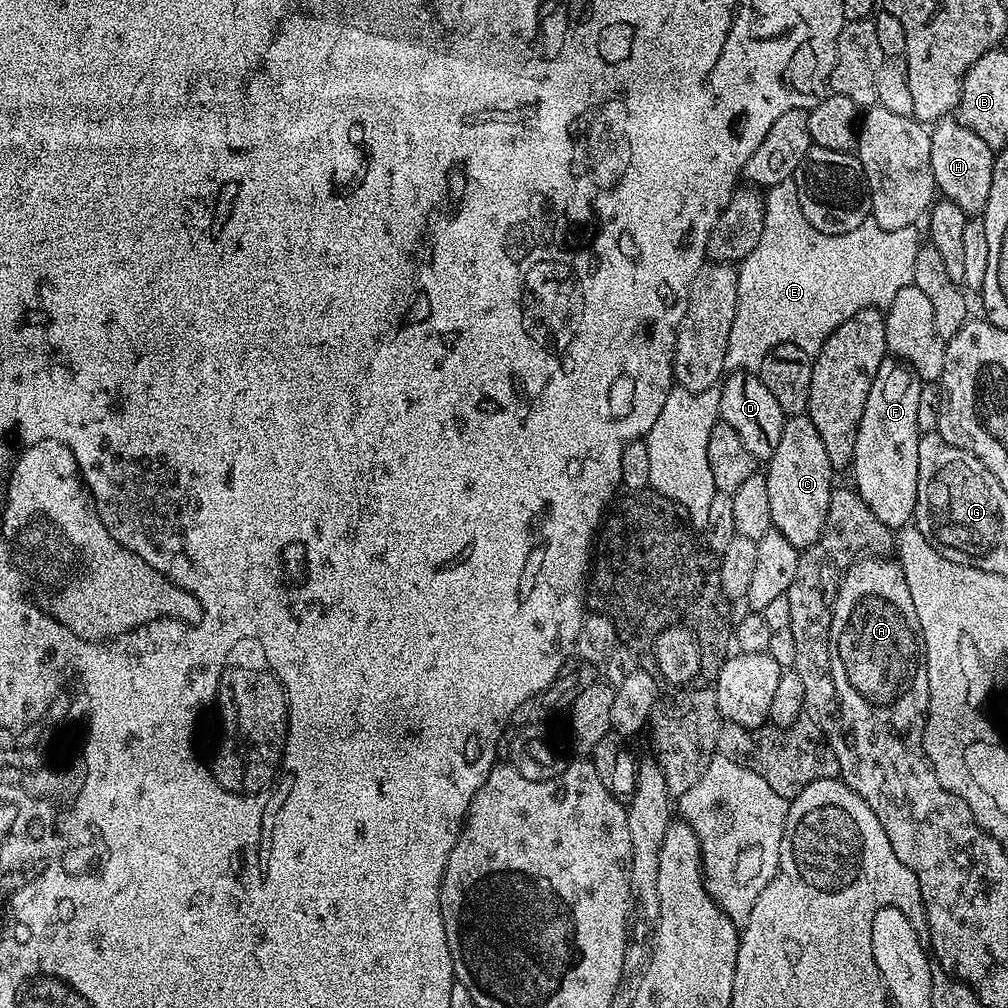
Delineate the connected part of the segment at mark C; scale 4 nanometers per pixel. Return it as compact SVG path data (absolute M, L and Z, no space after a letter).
M807 414L789 416L785 419L782 439L778 442L778 450L766 461L766 475L770 486L770 518L775 531L786 538L795 548L808 548L824 532L826 514L830 510L830 498L834 487L834 473L830 466L830 458L826 458L826 446L822 446L822 438L814 422L810 422Z

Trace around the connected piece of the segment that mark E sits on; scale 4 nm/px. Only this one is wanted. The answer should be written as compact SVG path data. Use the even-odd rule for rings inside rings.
M792 178L778 182L774 187L767 189L764 197L764 209L766 210L766 218L762 226L762 238L758 238L758 246L754 246L754 250L750 250L747 258L739 261L738 264L740 274L738 278L738 302L736 303L736 313L734 314L734 326L730 326L730 346L726 346L725 369L759 373L760 363L764 355L779 344L802 346L802 350L806 350L808 356L815 357L816 353L822 350L826 338L830 338L830 334L834 334L834 330L838 330L838 326L842 326L842 322L846 322L857 310L866 310L867 308L887 309L898 290L912 284L914 257L918 254L922 243L922 232L921 229L919 232L919 227L913 226L887 232L874 222L866 222L862 226L858 226L858 230L850 230L846 234L838 234L837 236L834 234L822 234L822 230L814 230L814 226L810 226L810 222L806 222L798 202L796 181Z

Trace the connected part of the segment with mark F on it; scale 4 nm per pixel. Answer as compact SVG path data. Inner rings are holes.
M885 358L882 366L878 366L878 374L874 374L874 382L870 386L870 394L866 394L866 410L862 410L862 422L858 426L858 442L854 446L854 458L850 469L851 475L856 475L855 491L866 502L866 506L870 506L870 510L874 514L874 518L878 518L878 522L884 524L885 529L899 530L909 523L916 515L916 495L918 494L918 442L921 438L921 432L918 430L918 390L921 381L916 373L908 366L896 358Z

